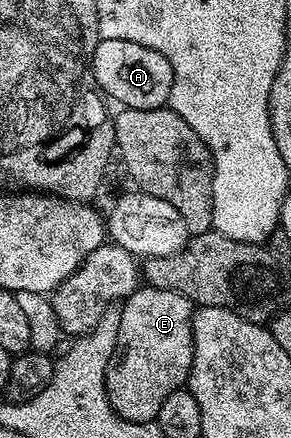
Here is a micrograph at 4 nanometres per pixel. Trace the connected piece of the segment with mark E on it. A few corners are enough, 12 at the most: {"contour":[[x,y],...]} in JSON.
{"contour":[[143,284],[121,303],[107,399],[155,422],[193,364],[185,296]]}

